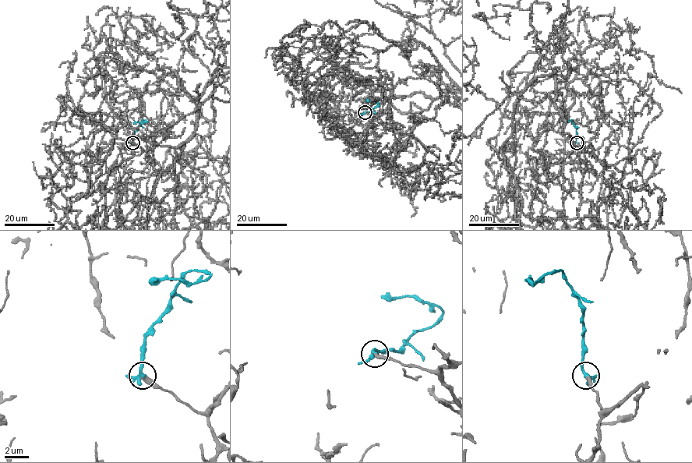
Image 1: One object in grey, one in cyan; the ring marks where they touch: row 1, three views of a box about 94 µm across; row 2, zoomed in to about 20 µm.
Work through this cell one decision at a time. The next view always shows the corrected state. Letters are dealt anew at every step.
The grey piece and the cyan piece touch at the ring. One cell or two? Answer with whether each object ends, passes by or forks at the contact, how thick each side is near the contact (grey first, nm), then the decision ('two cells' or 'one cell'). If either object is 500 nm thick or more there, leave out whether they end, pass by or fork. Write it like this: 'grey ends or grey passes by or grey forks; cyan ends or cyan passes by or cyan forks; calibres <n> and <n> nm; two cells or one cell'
grey ends; cyan passes by; calibres 360 and 320 nm; one cell

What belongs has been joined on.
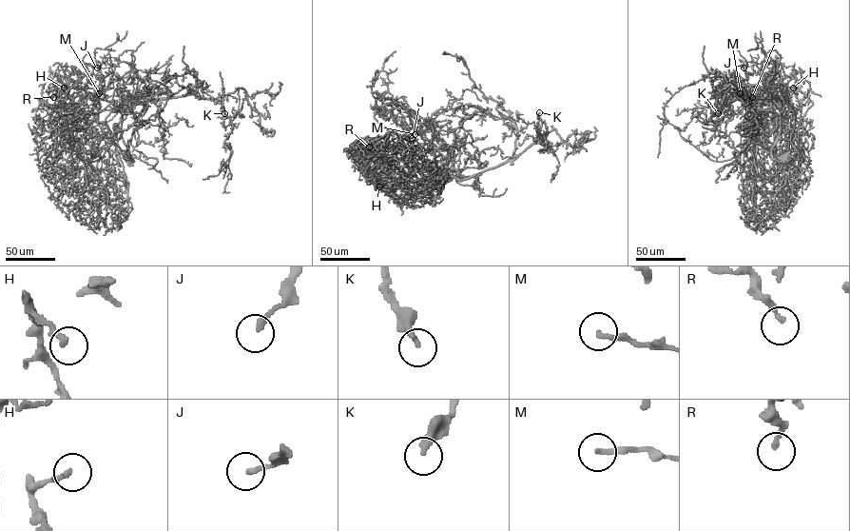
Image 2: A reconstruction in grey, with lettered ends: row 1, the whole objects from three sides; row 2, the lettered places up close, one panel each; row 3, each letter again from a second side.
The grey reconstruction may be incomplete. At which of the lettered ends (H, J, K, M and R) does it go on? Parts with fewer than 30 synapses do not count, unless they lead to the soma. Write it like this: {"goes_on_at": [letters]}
{"goes_on_at": ["K"]}

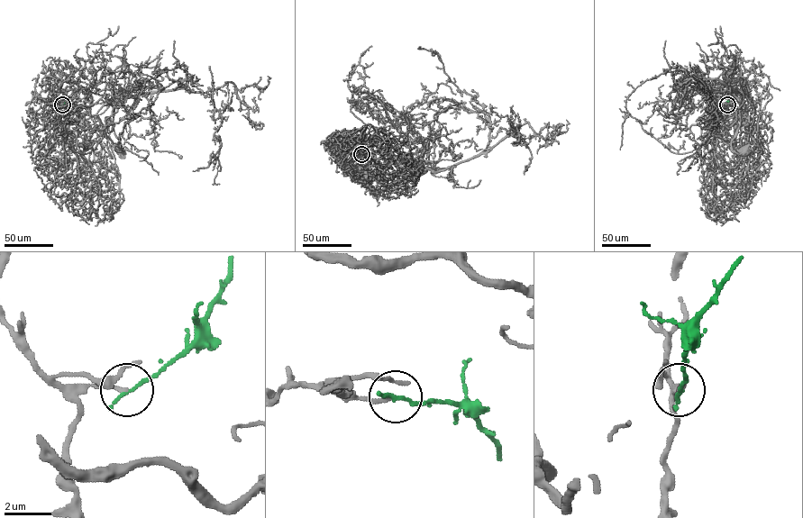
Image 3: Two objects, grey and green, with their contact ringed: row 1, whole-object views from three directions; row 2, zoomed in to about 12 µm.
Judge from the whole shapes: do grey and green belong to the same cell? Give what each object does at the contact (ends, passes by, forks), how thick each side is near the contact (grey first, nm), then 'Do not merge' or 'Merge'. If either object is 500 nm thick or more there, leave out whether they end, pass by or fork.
At the ring grey ends. At the ring green ends. Thickness 150 nm (grey) against 180 nm. Do not merge

